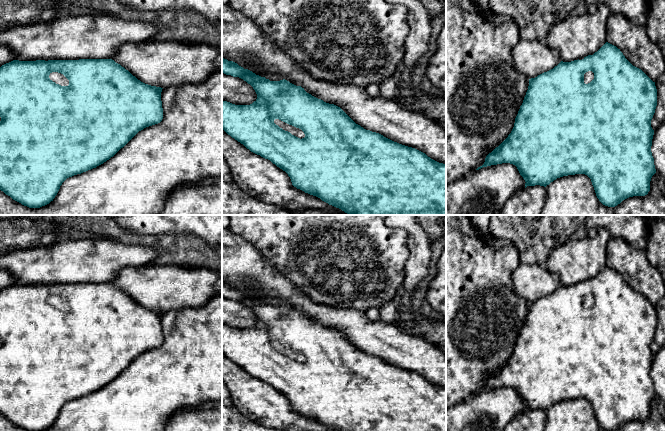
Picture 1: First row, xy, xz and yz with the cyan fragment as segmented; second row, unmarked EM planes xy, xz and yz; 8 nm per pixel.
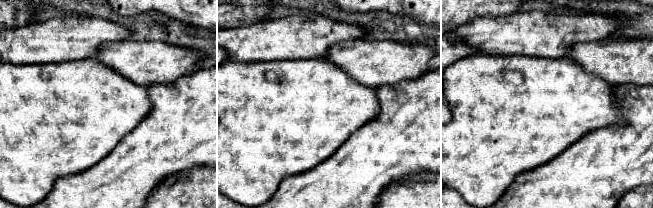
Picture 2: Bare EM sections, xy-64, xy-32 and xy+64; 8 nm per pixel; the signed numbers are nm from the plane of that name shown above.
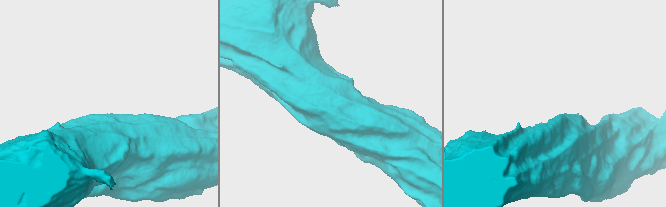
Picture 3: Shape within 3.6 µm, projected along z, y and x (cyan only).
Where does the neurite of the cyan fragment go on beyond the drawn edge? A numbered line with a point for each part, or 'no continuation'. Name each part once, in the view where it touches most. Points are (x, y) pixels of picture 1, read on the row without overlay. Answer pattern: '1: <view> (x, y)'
1: xz (297, 356)

